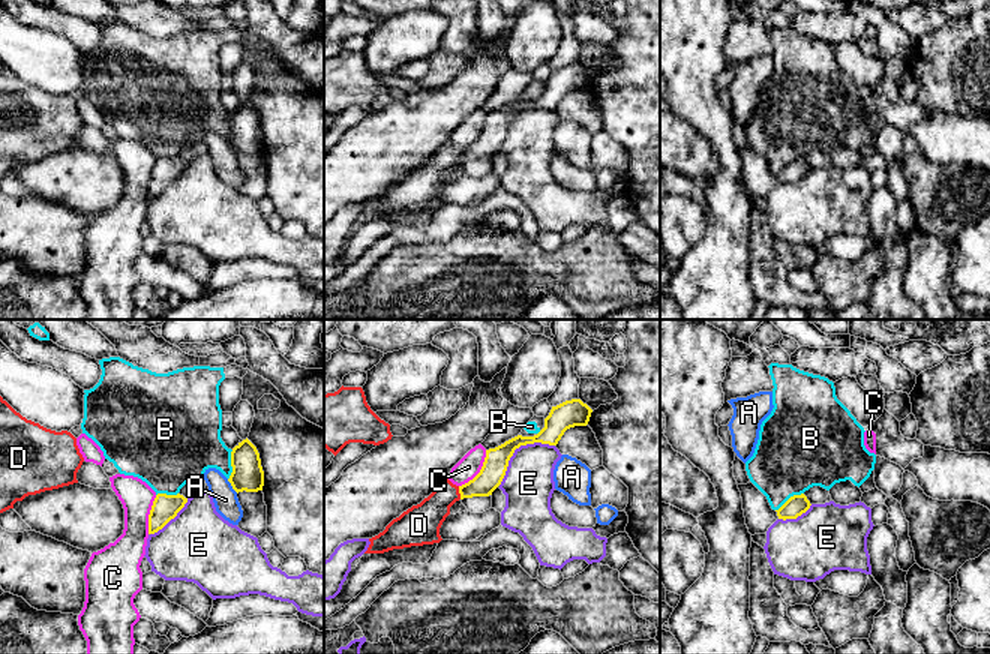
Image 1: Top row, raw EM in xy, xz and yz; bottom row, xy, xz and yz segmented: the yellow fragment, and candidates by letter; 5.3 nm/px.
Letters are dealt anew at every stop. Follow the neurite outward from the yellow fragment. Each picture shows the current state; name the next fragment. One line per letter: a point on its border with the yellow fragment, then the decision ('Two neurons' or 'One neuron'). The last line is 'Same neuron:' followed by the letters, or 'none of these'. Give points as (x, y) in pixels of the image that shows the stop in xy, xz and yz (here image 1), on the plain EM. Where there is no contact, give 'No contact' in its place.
A: Touches yellow at xy (231, 149). Two neurons
B: Touches yellow at xy (231, 129). Two neurons
C: Touches yellow at xz (480, 135). Two neurons
D: Touches yellow at xz (459, 156). One neuron
E: Touches yellow at xz (516, 111). Two neurons
Same neuron: D

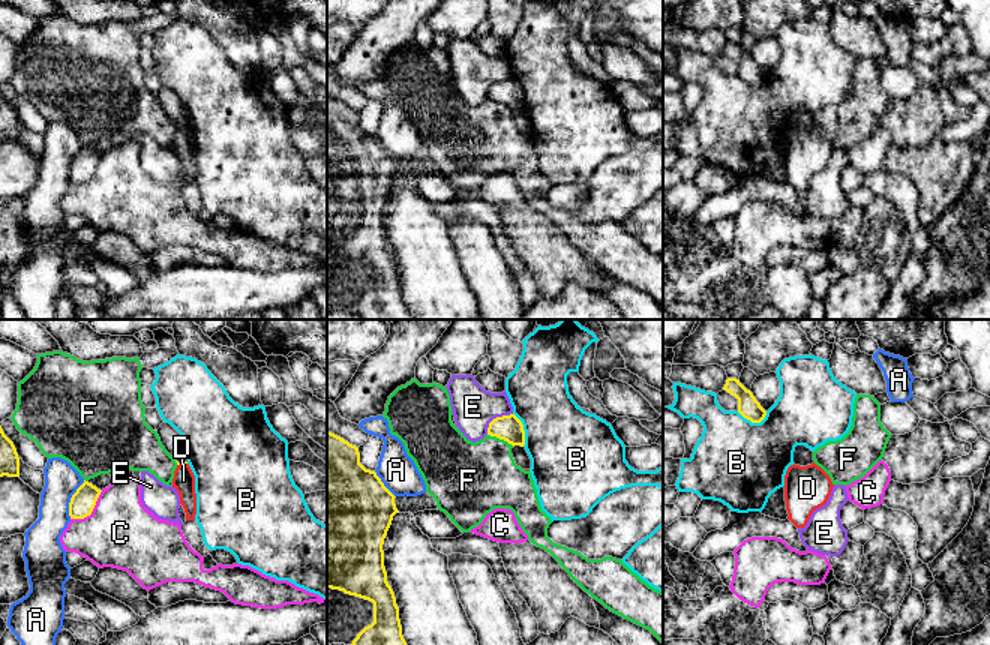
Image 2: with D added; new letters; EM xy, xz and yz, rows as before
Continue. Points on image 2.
A: Touches yellow at xy (71, 164). Two neurons
B: Touches yellow at yz (752, 86). Two neurons
C: Touches yellow at xy (92, 174). Two neurons
D: Touches yellow at xy (179, 128). Two neurons
E: Touches yellow at xz (497, 81). Two neurons
F: Touches yellow at xz (501, 102). Two neurons
Same neuron: none of these

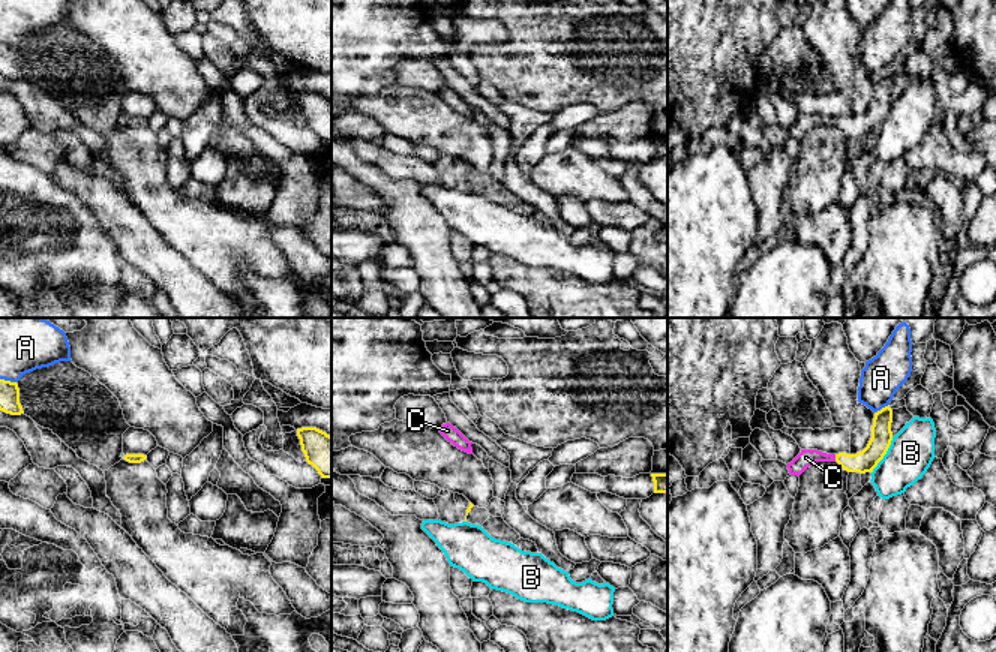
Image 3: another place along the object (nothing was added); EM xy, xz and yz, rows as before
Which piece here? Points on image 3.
A: Touches yellow at yz (882, 72). Two neurons
B: Touches yellow at yz (885, 117). Two neurons
C: Touches yellow at yz (836, 122). One neuron
Same neuron: C

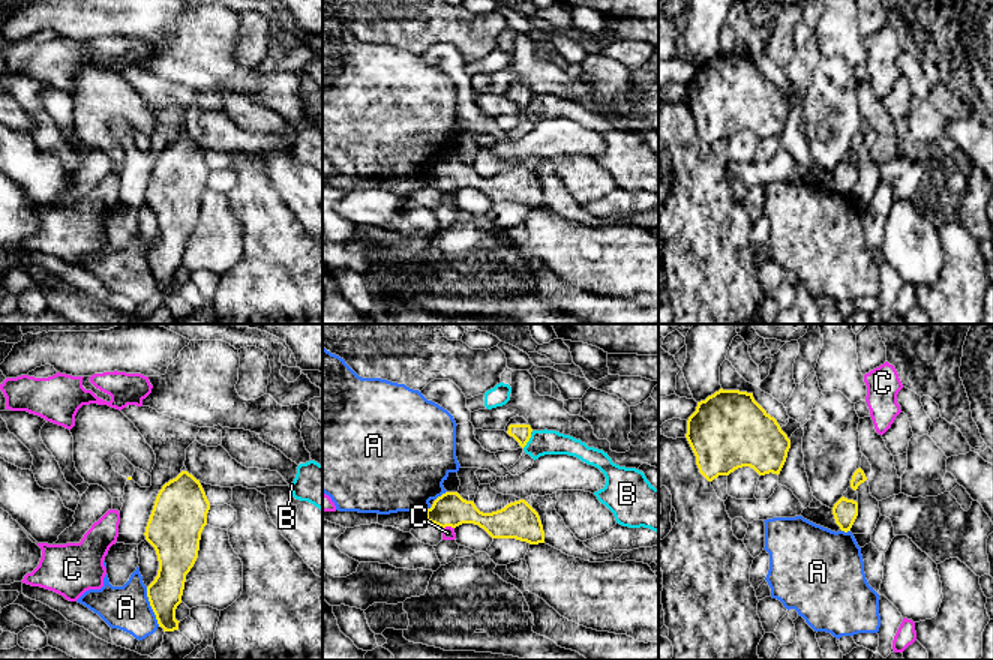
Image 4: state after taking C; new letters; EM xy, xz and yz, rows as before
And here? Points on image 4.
A: Touches yellow at xy (150, 269). Two neurons
B: Touches yellow at xz (528, 104). Two neurons
C: Touches yellow at xz (447, 189). Two neurons
Same neuron: none of these

